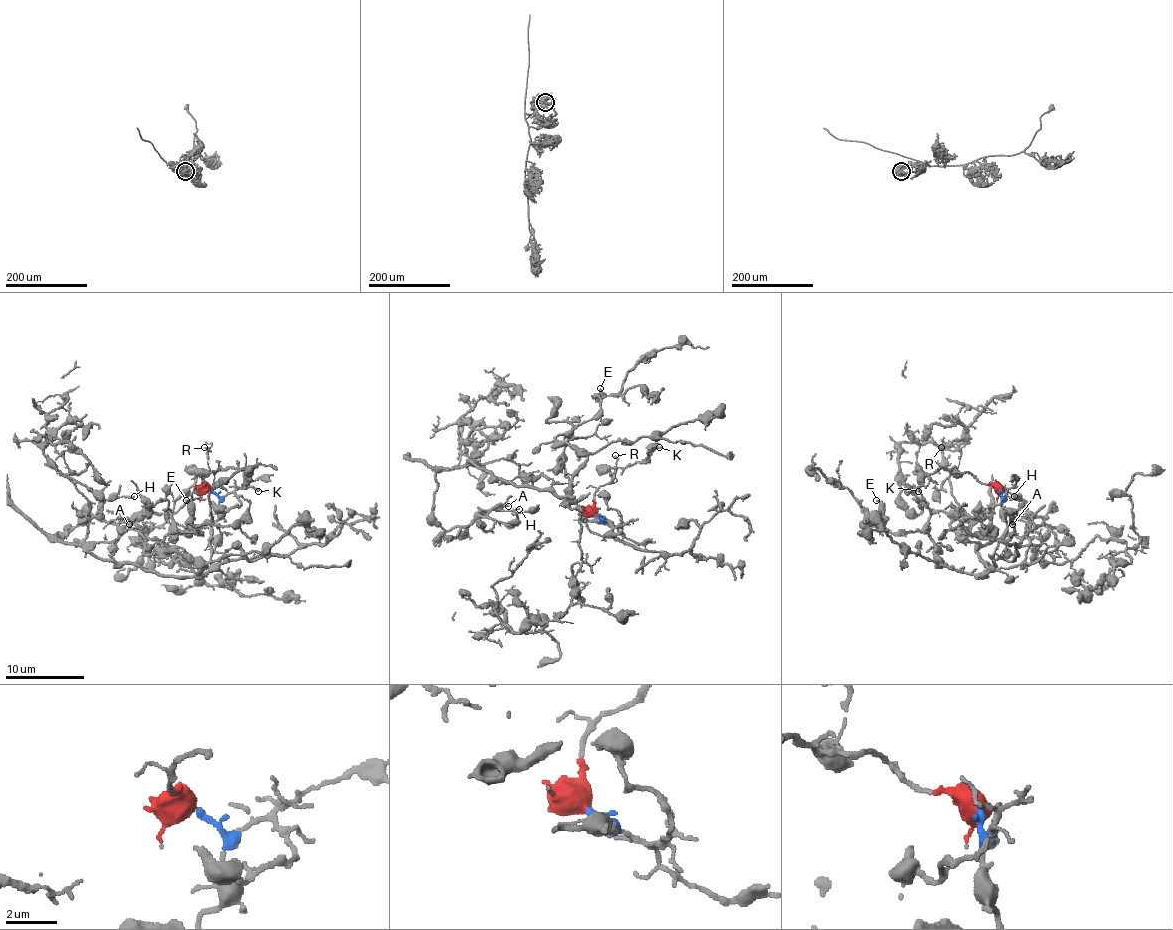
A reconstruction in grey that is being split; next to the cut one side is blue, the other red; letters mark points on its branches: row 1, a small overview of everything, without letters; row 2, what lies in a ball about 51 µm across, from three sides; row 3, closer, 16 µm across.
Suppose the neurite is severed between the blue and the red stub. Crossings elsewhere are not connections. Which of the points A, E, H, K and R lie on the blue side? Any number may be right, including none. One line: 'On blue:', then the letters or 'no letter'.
On blue: A, E, H

